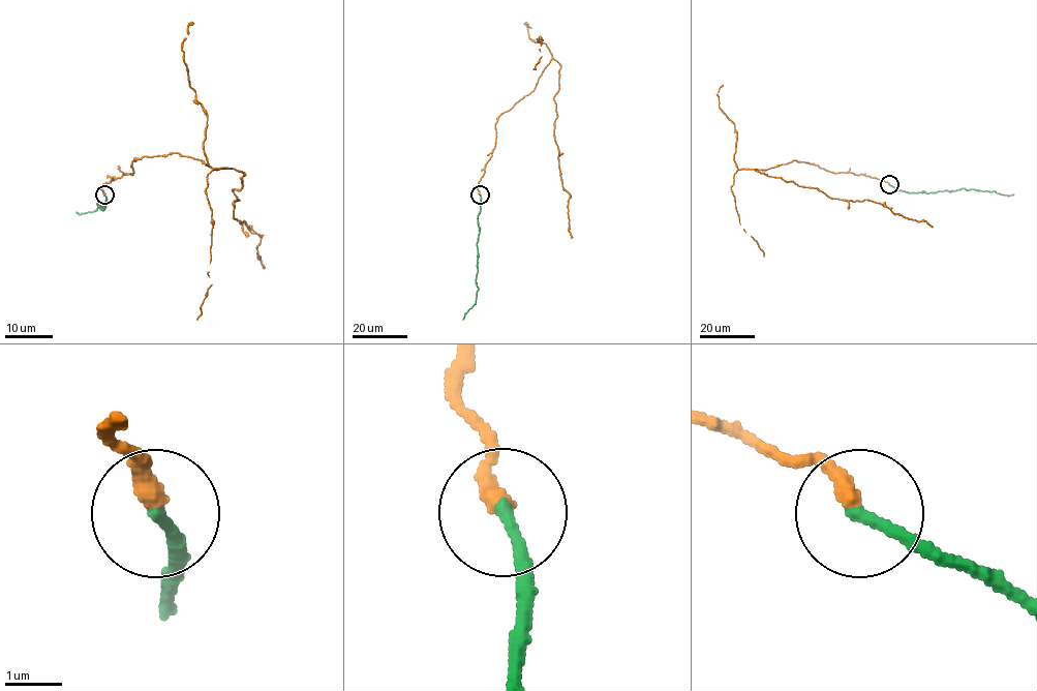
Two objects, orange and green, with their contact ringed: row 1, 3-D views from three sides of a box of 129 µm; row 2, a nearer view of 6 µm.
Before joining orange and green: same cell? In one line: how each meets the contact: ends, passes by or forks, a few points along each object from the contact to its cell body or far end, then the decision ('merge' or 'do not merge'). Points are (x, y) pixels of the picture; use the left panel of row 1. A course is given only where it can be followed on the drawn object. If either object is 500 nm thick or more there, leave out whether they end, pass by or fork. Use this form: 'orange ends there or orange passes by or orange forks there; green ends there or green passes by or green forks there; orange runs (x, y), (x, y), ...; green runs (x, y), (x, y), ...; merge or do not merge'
orange ends there; green ends there; orange runs (104, 194), (145, 156), (234, 168), (244, 174), (234, 218), (261, 238), (264, 268); green runs (104, 196), (103, 210), (98, 206), (99, 202), (97, 204), (101, 206), (96, 210), (75, 212); do not merge

